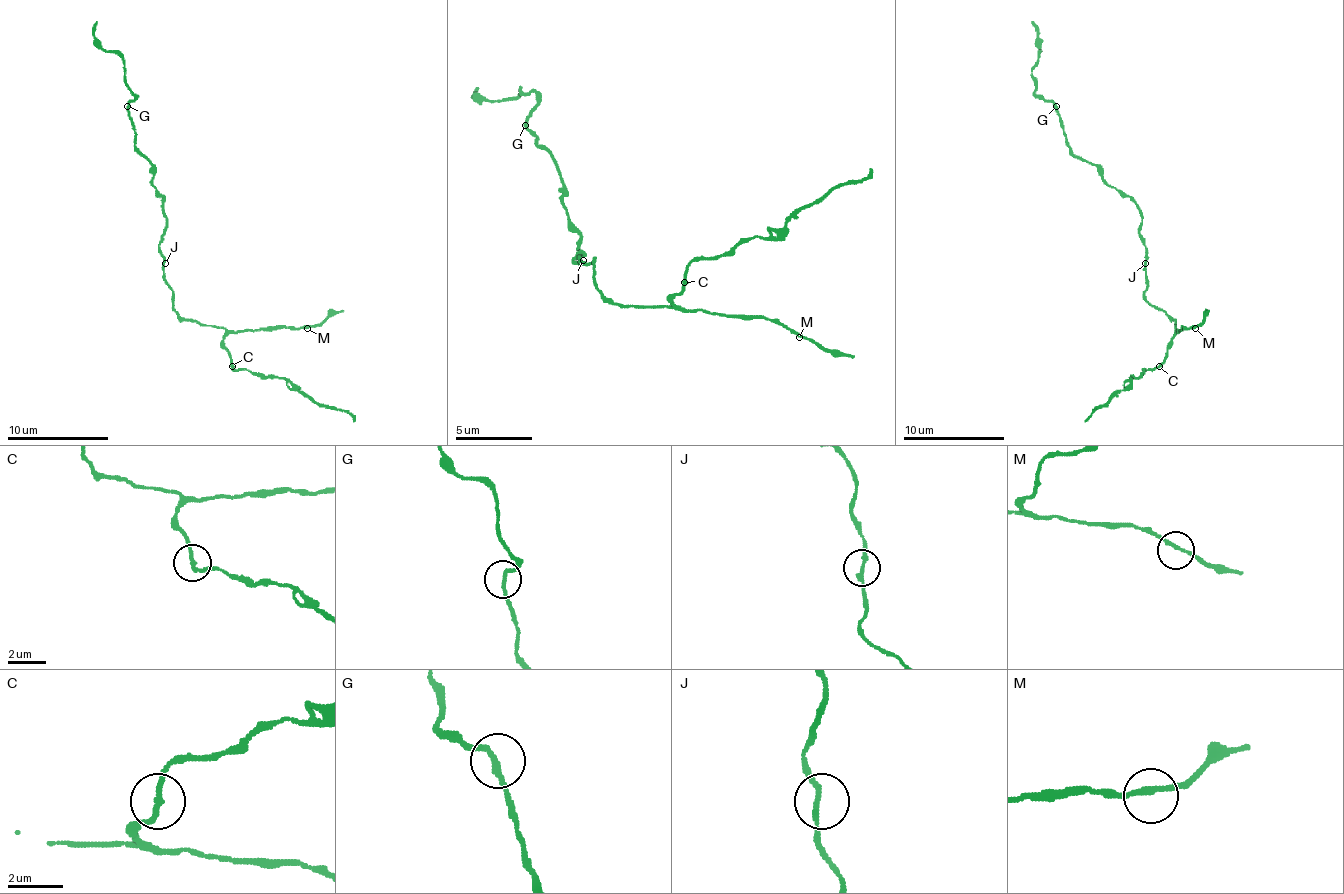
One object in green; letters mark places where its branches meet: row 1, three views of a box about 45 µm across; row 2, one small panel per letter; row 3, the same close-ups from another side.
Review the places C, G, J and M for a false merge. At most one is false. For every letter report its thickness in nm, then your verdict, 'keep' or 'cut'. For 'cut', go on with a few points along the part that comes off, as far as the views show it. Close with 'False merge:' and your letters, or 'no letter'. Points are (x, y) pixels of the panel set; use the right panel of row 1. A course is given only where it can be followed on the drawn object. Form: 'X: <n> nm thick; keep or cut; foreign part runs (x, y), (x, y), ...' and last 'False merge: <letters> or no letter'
C: 180 nm thick; cut; foreign part runs (1160, 366), (1145, 369), (1130, 379), (1109, 402), (1094, 409), (1084, 422)
G: 190 nm thick; keep
J: 190 nm thick; keep
M: 180 nm thick; keep
False merge: C

